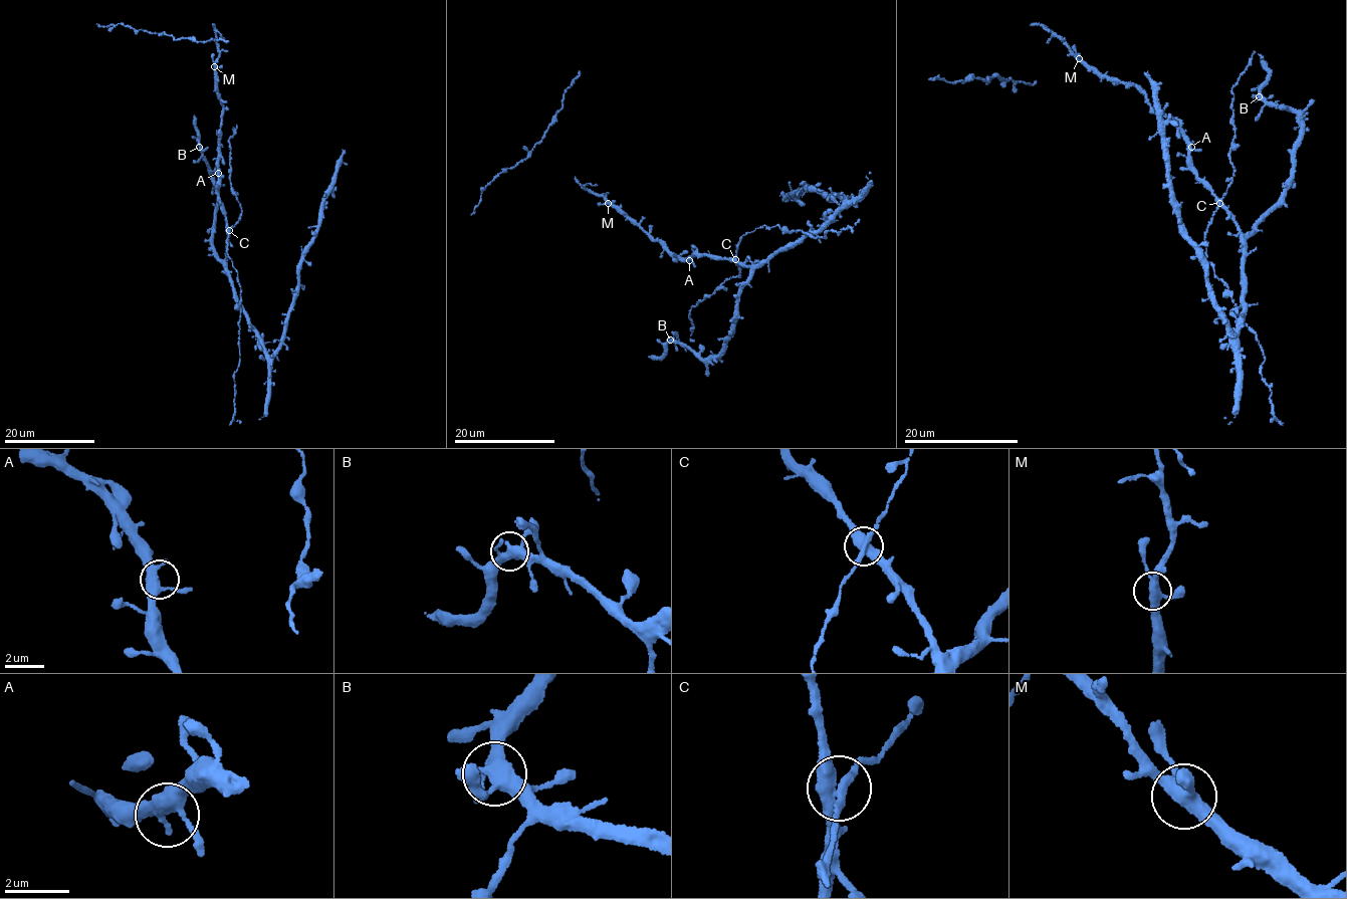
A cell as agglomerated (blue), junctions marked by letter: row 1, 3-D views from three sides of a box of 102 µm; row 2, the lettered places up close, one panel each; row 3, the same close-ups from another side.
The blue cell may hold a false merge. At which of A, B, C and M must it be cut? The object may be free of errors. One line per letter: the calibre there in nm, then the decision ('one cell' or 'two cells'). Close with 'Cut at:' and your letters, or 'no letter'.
A: 400 nm | one cell
B: 360 nm | one cell
C: 400 nm | one cell
M: 360 nm | one cell
Cut at: no letter

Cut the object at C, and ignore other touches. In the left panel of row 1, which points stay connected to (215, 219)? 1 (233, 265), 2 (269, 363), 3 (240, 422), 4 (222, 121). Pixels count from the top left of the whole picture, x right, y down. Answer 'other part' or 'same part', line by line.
1: other part
2: same part
3: other part
4: same part

